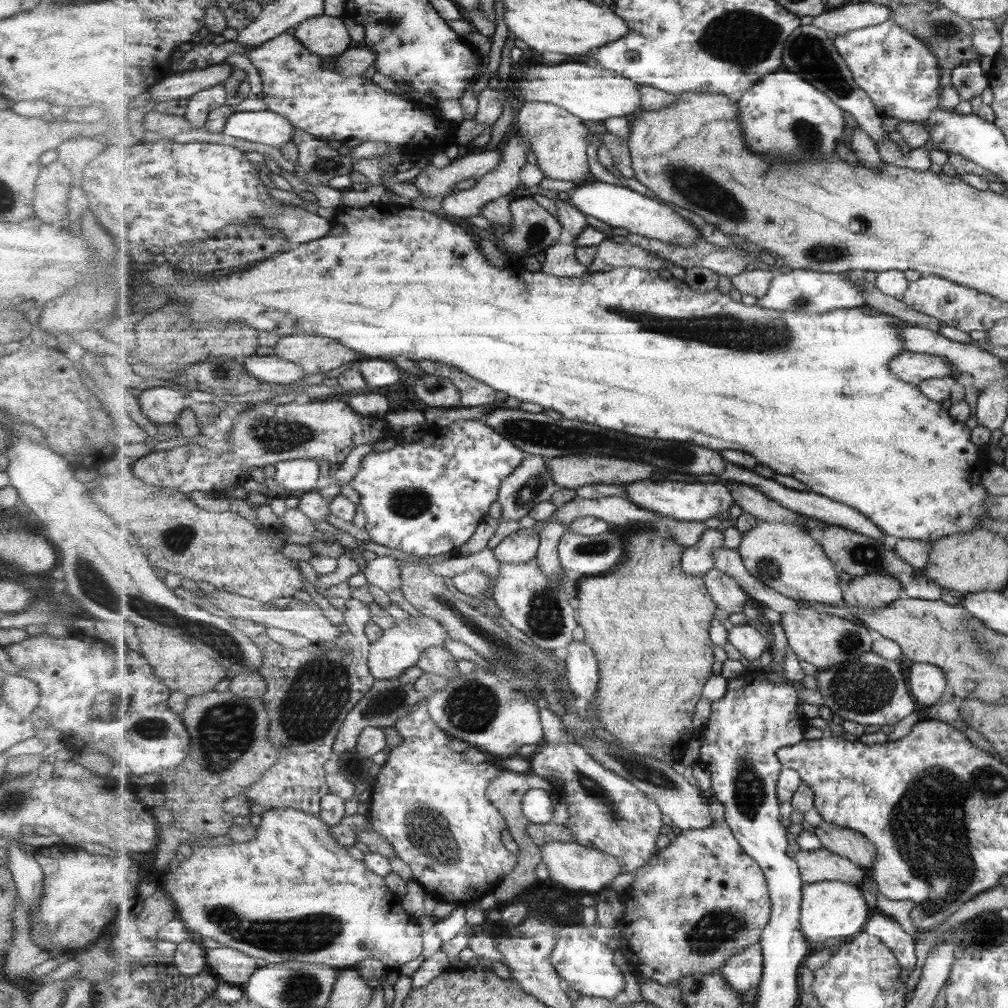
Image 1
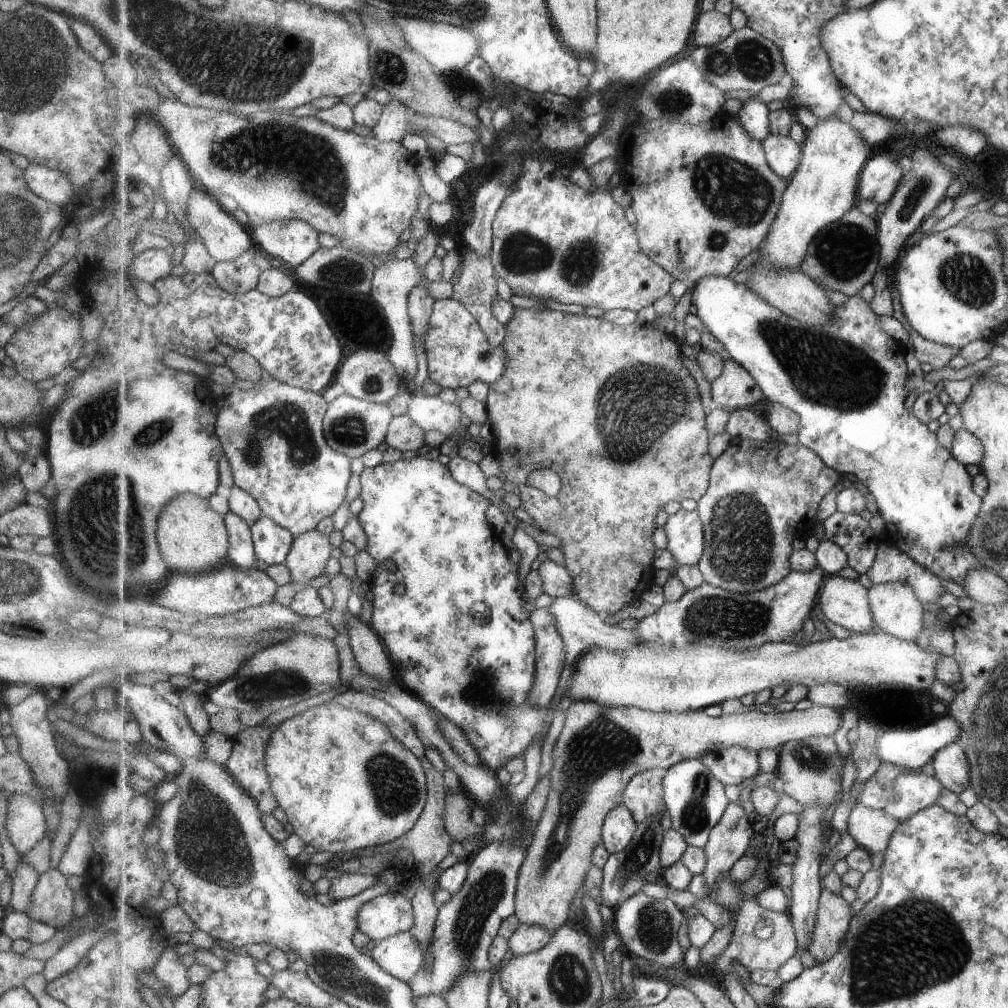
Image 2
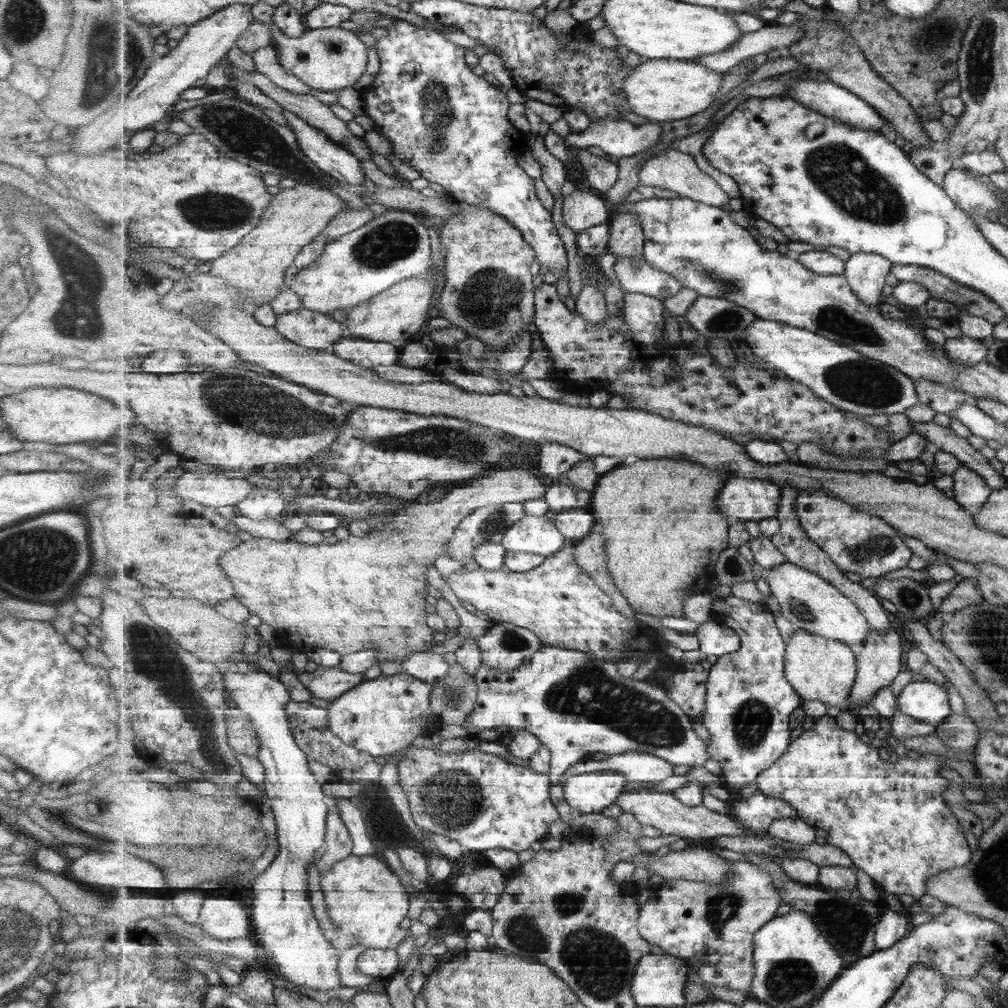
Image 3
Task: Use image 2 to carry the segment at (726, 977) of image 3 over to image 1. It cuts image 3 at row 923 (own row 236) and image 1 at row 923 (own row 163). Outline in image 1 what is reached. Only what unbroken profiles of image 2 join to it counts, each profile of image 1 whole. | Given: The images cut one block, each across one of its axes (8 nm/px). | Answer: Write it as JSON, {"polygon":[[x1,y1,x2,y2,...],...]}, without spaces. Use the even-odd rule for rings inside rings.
{"polygon":[[716,800,711,805,715,826,703,830,684,830,651,861,637,870,634,881,622,893,626,914,621,920,619,949,639,968,639,974,661,984,679,986,683,977,722,969,731,957,762,941,762,933,773,913,769,884,762,867,747,854,725,820,725,805]]}

